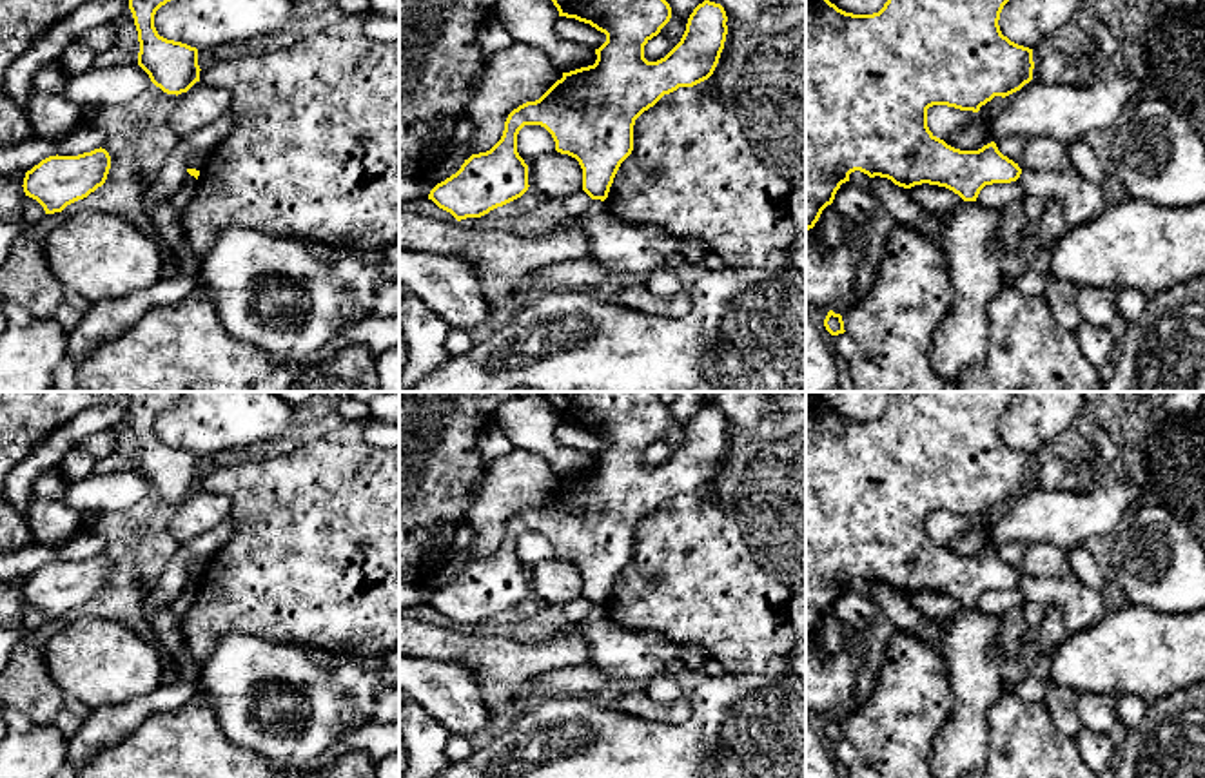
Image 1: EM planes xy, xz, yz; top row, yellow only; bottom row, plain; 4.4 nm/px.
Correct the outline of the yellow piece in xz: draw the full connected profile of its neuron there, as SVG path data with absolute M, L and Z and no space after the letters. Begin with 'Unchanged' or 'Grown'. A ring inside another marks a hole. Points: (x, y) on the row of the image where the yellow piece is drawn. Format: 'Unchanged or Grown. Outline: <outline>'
Unchanged. Outline: M552 0L559 16L590 24L606 34L606 42L595 49L593 65L563 73L539 100L514 109L501 140L486 152L472 154L461 169L437 183L428 199L450 212L457 221L481 218L503 207L528 190L528 165L517 152L517 134L524 125L544 127L555 151L575 158L583 169L583 190L592 199L608 198L621 163L633 151L635 120L653 107L664 94L679 87L693 87L708 80L720 58L728 34L728 16L720 4L704 0L688 18L681 42L661 60L648 62L644 45L661 33L671 18L666 0Z

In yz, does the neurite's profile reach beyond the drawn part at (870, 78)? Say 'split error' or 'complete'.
complete

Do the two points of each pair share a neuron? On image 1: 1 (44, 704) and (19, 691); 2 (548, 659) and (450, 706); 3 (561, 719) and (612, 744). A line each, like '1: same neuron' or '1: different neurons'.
1: same neuron
2: different neurons
3: same neuron

